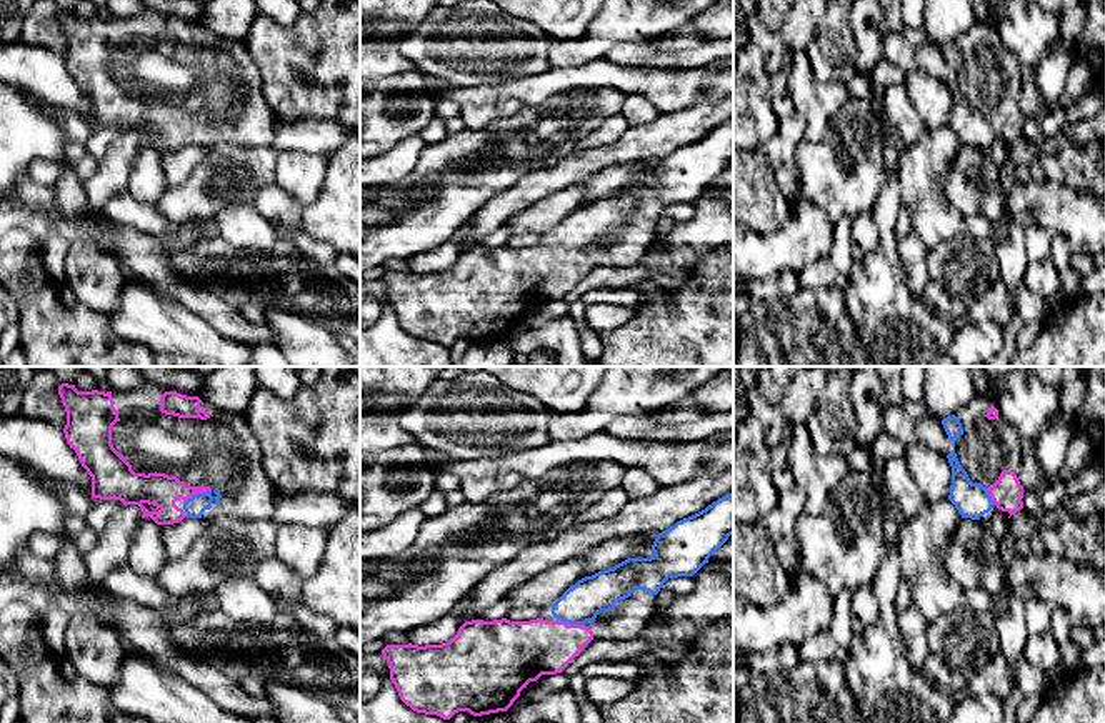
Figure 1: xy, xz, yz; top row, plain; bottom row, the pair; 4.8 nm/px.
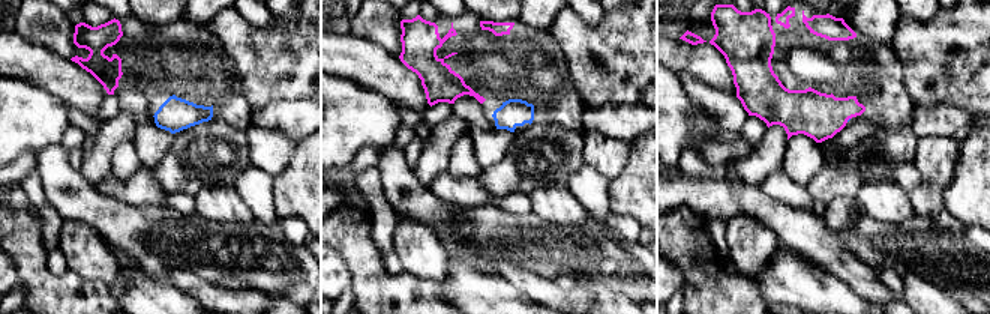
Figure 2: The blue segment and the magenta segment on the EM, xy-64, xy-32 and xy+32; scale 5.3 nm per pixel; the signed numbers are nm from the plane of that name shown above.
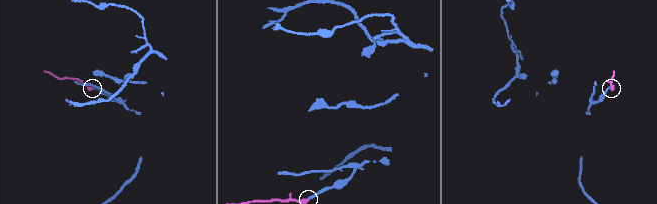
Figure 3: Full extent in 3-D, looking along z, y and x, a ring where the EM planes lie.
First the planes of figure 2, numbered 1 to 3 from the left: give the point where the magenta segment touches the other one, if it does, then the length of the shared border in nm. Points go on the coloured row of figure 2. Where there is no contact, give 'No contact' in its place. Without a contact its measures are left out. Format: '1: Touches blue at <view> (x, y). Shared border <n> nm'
1: No contact
2: No contact
3: No contact

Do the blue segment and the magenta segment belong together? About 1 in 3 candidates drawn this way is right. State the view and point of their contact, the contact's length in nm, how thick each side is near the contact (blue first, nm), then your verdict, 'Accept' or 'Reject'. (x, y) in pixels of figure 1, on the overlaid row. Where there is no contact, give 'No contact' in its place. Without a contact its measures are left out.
Touches blue at xy (197, 493). Shared border 150 nm. Thickness 100 nm (blue) against 160 nm. Accept

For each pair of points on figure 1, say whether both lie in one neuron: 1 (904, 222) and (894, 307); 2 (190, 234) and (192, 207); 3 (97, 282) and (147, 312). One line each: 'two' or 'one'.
1: two
2: two
3: two

